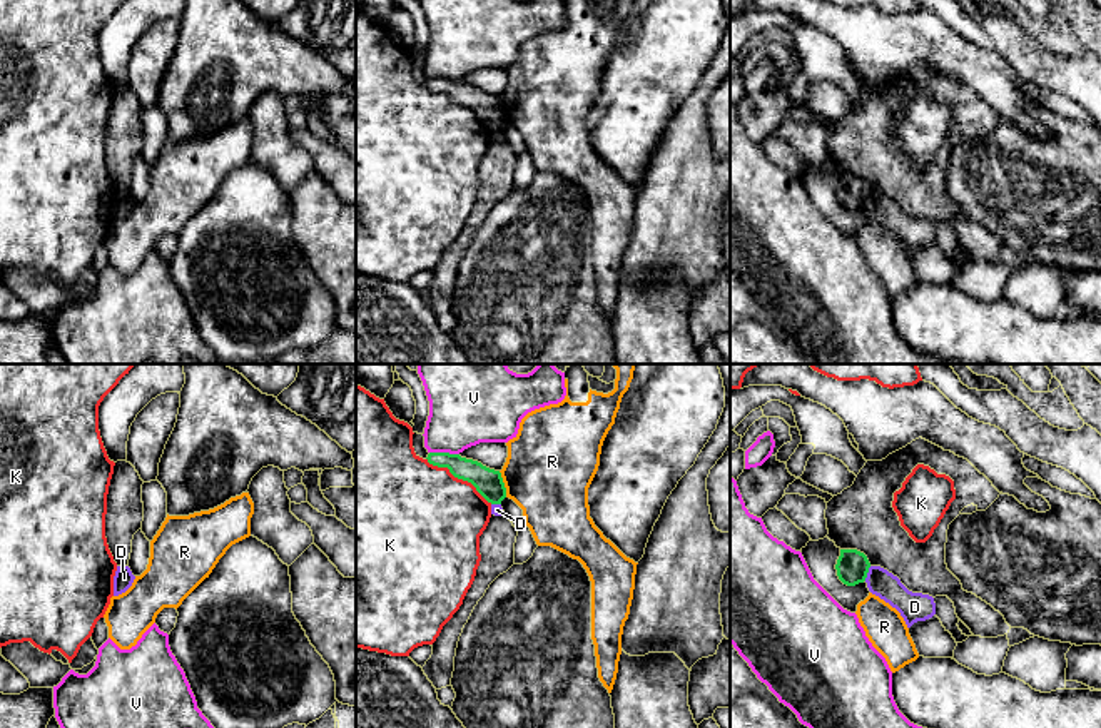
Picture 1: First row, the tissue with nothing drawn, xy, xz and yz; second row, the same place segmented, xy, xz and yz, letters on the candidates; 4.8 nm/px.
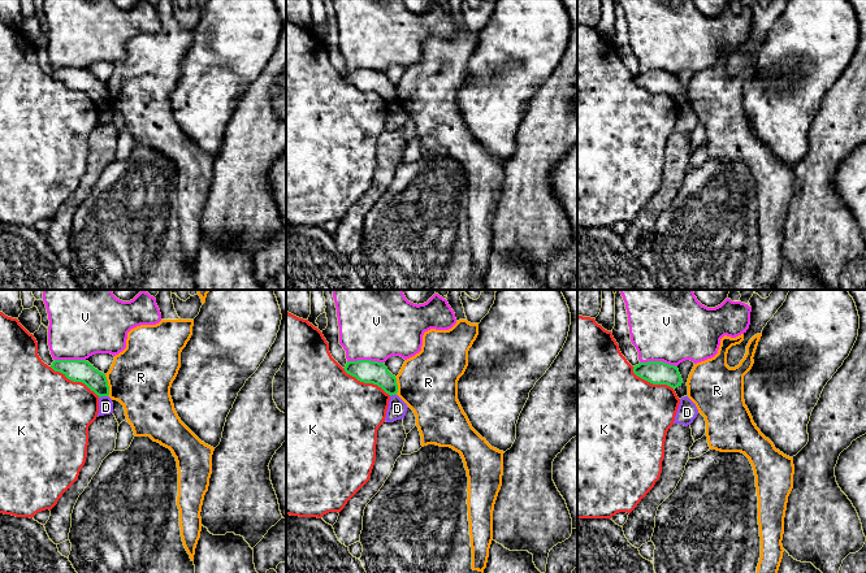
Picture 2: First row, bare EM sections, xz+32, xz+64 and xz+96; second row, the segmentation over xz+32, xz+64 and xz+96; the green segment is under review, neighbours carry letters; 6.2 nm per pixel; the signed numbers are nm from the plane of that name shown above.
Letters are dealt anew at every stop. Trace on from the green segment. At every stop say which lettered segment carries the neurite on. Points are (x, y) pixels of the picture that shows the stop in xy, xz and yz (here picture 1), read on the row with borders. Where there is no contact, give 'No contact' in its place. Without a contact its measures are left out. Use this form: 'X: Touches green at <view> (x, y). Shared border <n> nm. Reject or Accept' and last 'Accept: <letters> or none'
D: Touches green at yz (867, 571). Shared border 80 nm. Reject
K: Touches green at xz (458, 478). Shared border 380 nm. Reject
R: Touches green at xz (503, 485). Shared border 130 nm. Reject
V: Touches green at xz (445, 453). Shared border 140 nm. Reject
Accept: none

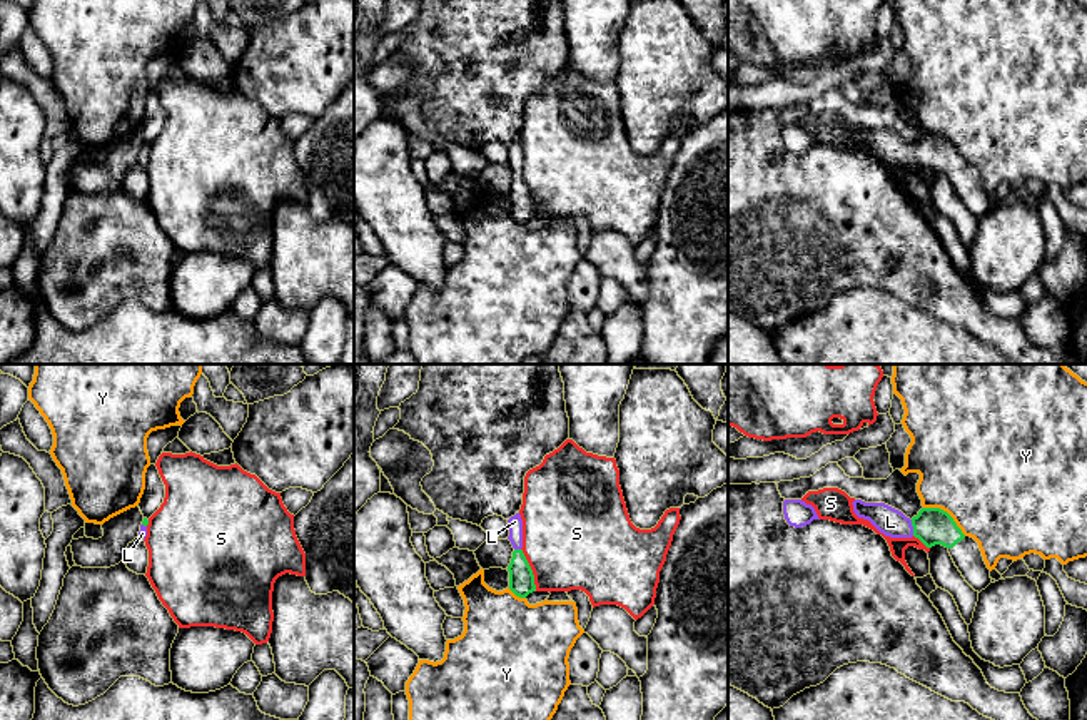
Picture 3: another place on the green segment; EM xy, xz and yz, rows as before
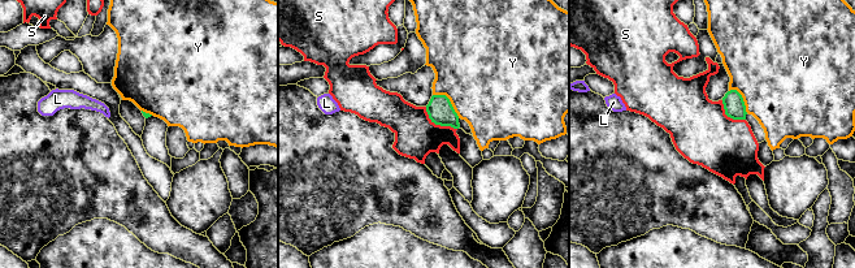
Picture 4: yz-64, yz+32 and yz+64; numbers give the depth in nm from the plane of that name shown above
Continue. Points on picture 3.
L: Touches green at yz (914, 528). Shared border 80 nm. Accept
S: Touches green at xz (530, 568). Shared border 220 nm. Reject
Y: Touches green at yz (947, 513). Shared border 240 nm. Reject
Accept: L

